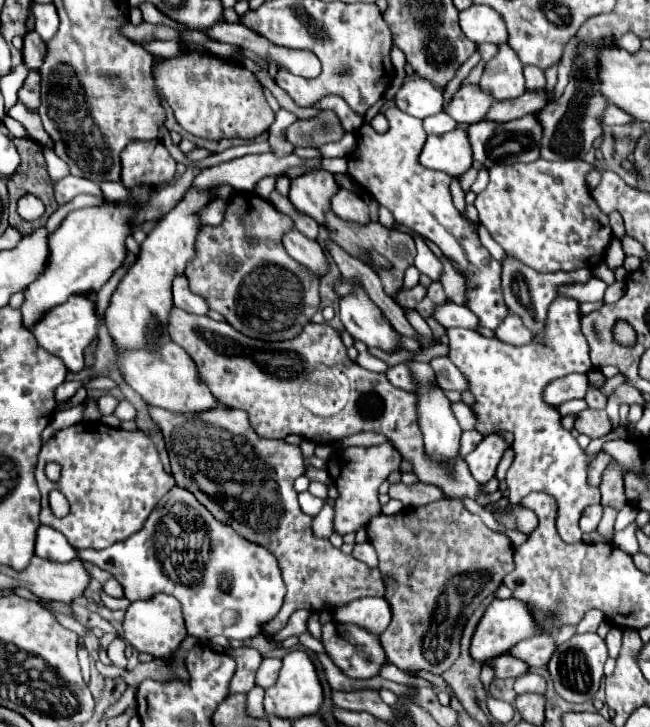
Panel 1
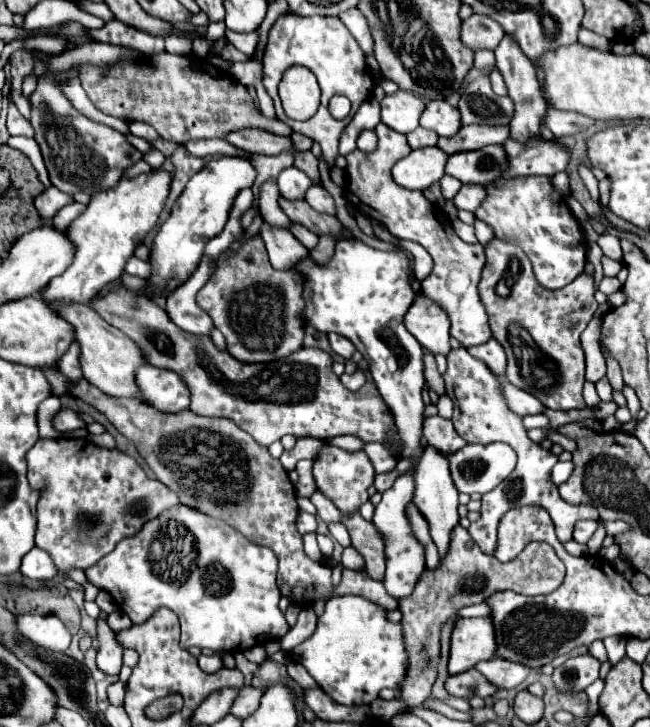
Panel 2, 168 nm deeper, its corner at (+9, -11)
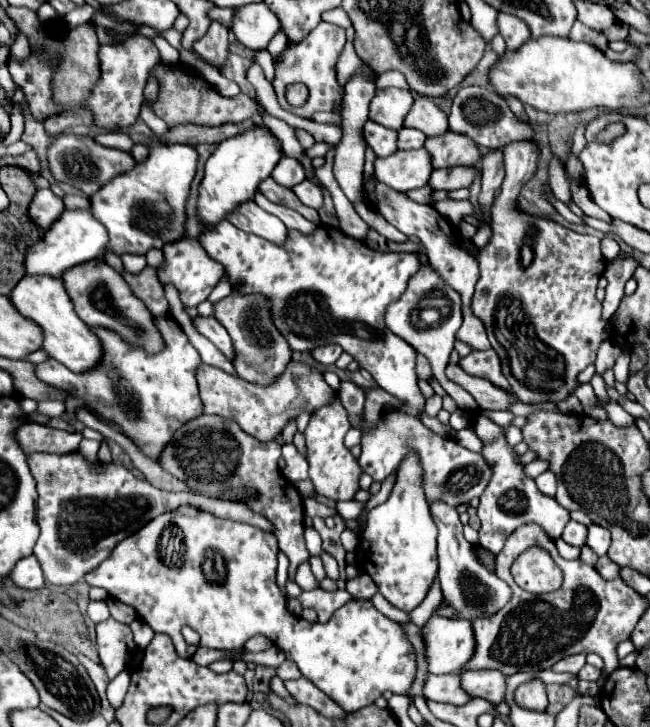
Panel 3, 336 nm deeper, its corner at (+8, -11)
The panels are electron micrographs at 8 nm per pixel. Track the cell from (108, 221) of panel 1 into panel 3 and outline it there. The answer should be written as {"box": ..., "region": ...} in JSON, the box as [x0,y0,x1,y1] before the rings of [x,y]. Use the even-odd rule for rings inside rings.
{"box":[90,145,196,259],"region":[[[160,145],[152,147],[146,161],[136,163],[126,175],[118,175],[106,183],[98,193],[90,197],[94,217],[108,229],[108,245],[96,259],[104,259],[106,253],[144,255],[148,249],[160,249],[170,239],[180,239],[184,233],[184,203],[190,191],[190,183],[196,173],[196,151],[190,145]]]}

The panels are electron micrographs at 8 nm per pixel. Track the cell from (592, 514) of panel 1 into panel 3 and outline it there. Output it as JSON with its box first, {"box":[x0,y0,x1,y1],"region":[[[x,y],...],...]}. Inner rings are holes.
{"box":[562,521,588,547],"region":[[[570,521],[562,533],[562,539],[570,545],[578,545],[582,547],[586,543],[586,537],[588,537],[588,527],[578,523],[578,521]]]}

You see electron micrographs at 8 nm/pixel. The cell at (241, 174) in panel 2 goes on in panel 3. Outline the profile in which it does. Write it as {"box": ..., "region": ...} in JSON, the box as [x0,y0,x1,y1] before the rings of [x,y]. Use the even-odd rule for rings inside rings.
{"box":[196,127,282,229],"region":[[[258,127],[256,131],[246,131],[244,135],[220,143],[216,151],[210,155],[210,159],[206,161],[204,179],[198,187],[196,209],[198,209],[200,225],[204,229],[210,229],[216,223],[224,221],[228,213],[232,213],[242,201],[250,201],[256,195],[258,185],[266,177],[270,177],[280,157],[282,157],[280,145],[276,143],[276,139],[270,135],[266,127]]]}

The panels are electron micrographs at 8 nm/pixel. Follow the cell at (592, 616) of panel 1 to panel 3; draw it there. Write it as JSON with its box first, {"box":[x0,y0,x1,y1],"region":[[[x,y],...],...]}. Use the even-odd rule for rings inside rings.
{"box":[552,653,586,673],"region":[[[580,653],[580,655],[570,655],[570,657],[560,659],[558,663],[552,665],[552,671],[556,671],[556,673],[570,671],[572,673],[572,671],[580,671],[584,665],[586,665],[586,655]]]}

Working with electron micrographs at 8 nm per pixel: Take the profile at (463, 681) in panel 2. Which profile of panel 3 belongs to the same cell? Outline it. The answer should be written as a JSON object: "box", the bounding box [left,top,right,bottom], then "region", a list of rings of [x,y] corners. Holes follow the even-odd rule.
{"box":[424,675,472,705],"region":[[[430,675],[424,687],[424,697],[452,705],[464,705],[472,699],[472,695],[460,687],[460,675]]]}

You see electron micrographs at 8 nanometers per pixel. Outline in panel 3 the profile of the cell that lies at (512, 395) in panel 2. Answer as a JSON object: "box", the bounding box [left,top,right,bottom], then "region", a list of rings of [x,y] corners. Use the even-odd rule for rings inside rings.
{"box":[446,365,518,411],"region":[[[448,365],[446,367],[446,375],[448,375],[448,379],[456,381],[458,385],[462,385],[476,399],[480,409],[490,409],[490,411],[498,411],[500,409],[500,411],[506,411],[514,403],[518,403],[518,397],[514,393],[492,385],[488,379],[464,375],[464,371],[458,365]]]}

